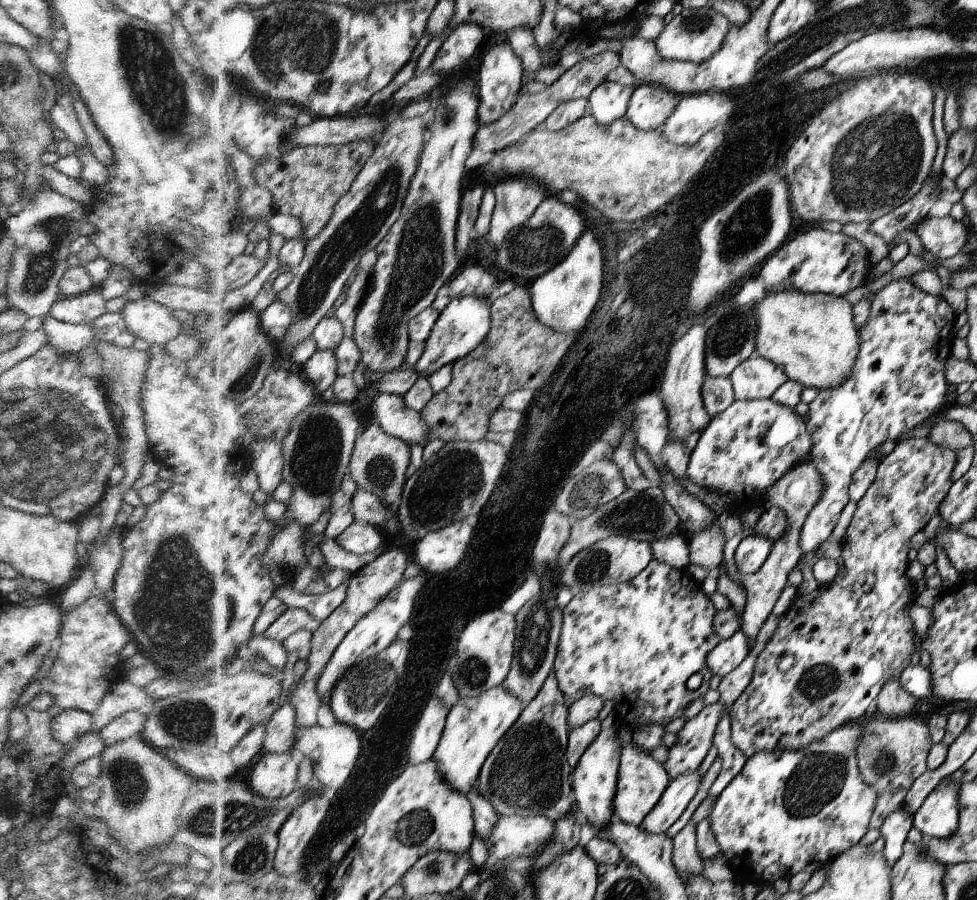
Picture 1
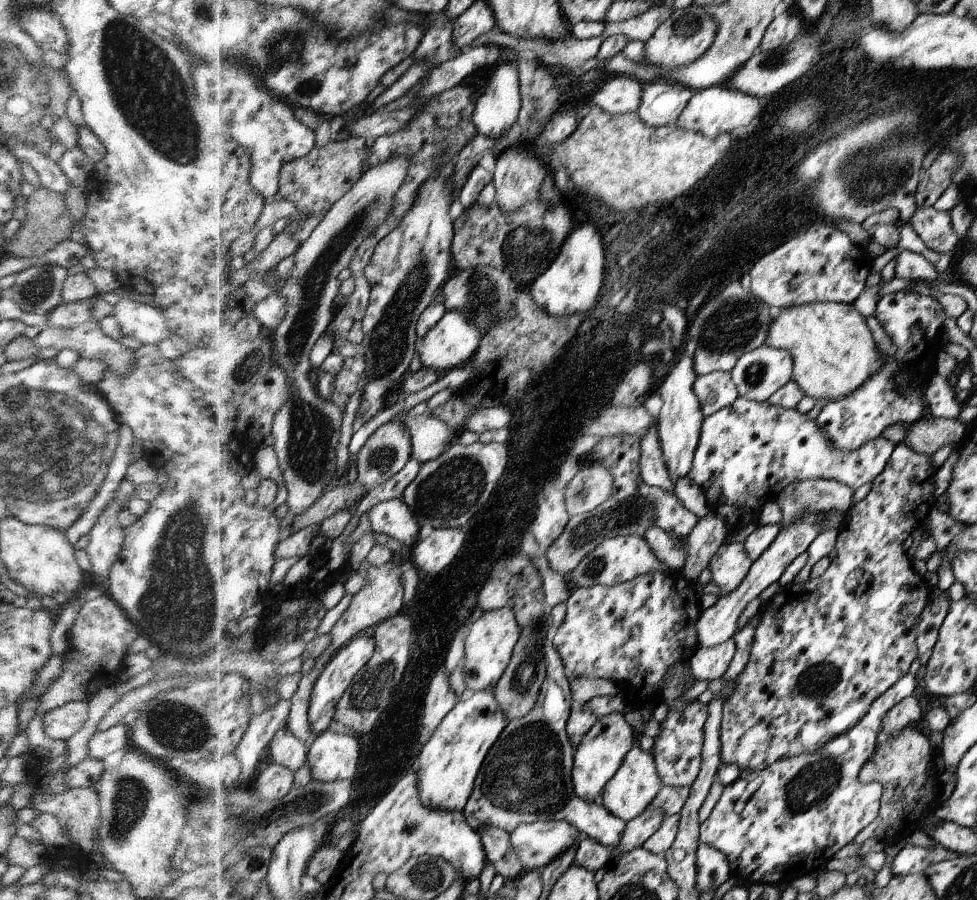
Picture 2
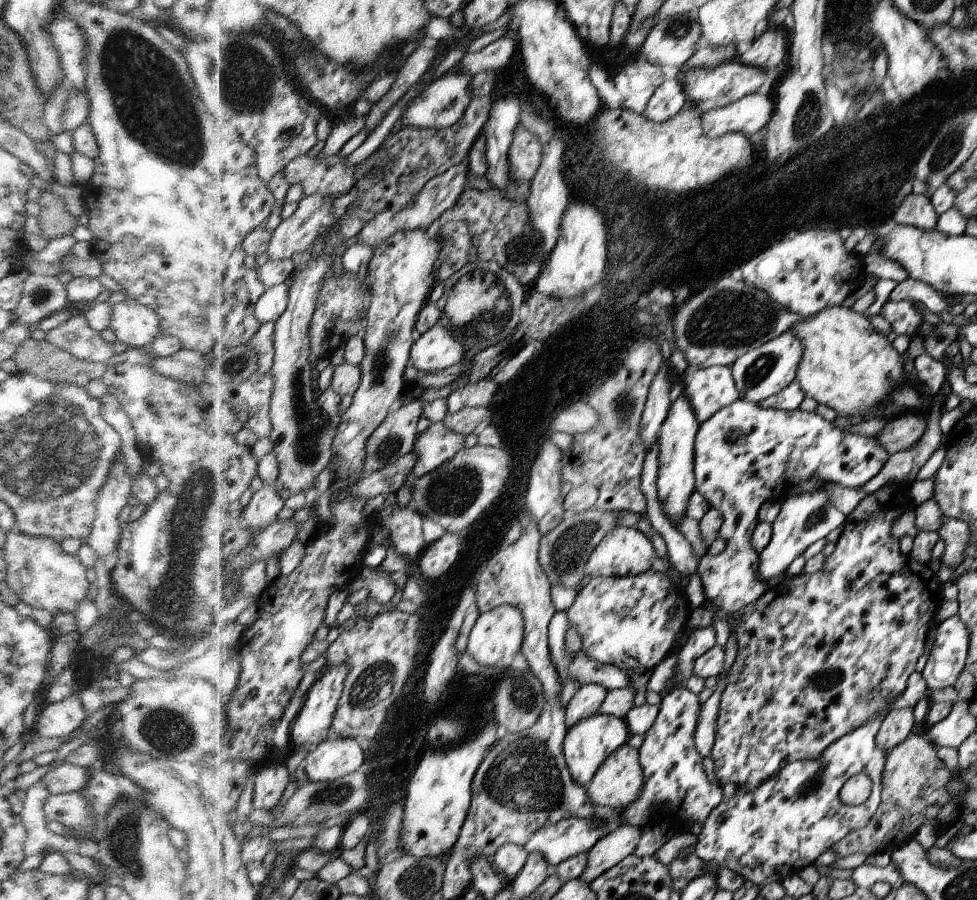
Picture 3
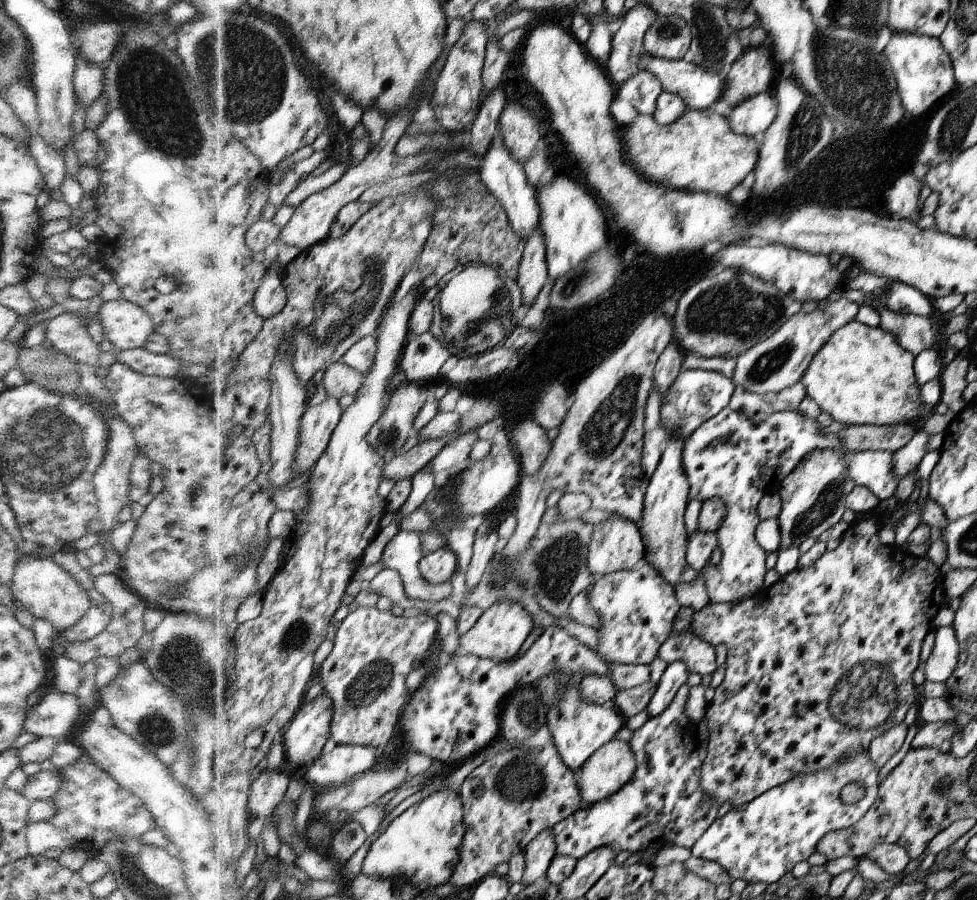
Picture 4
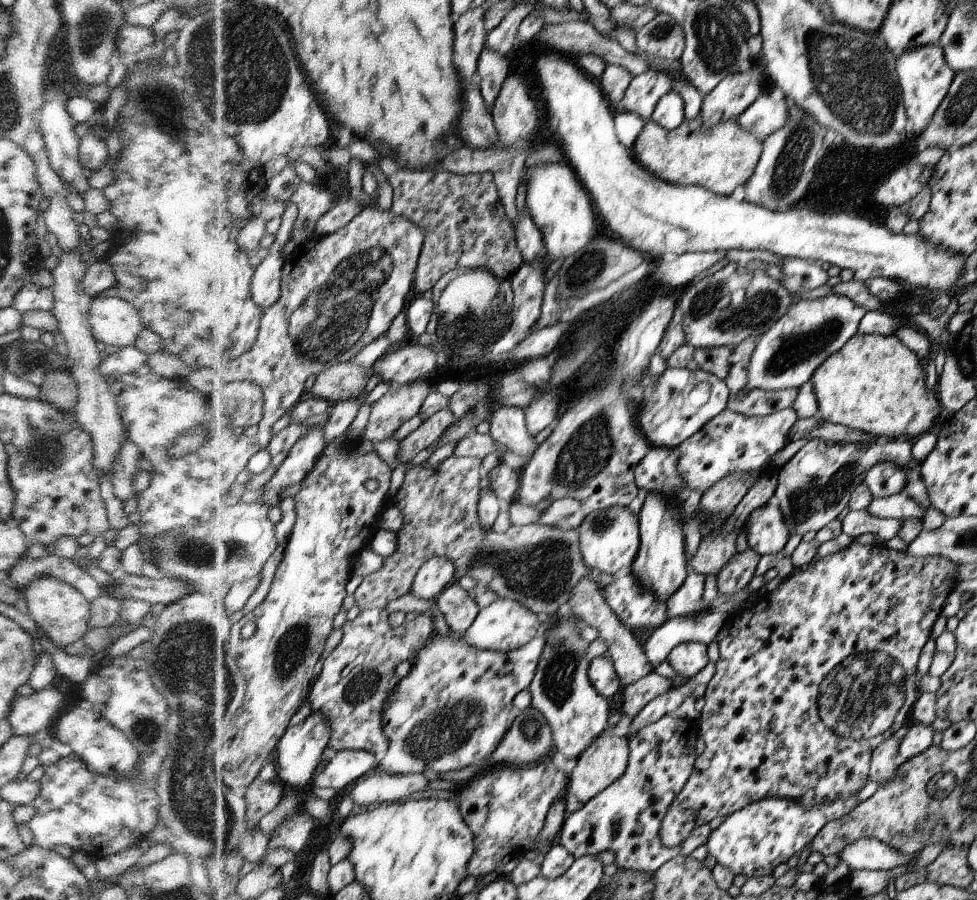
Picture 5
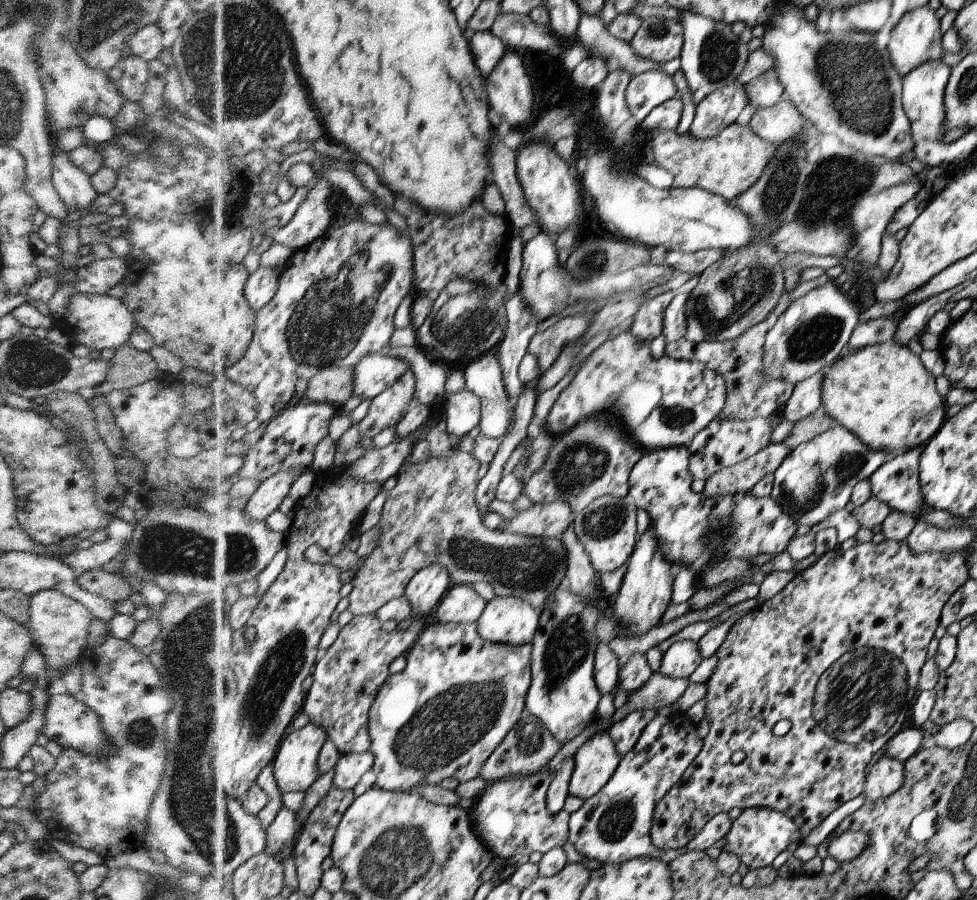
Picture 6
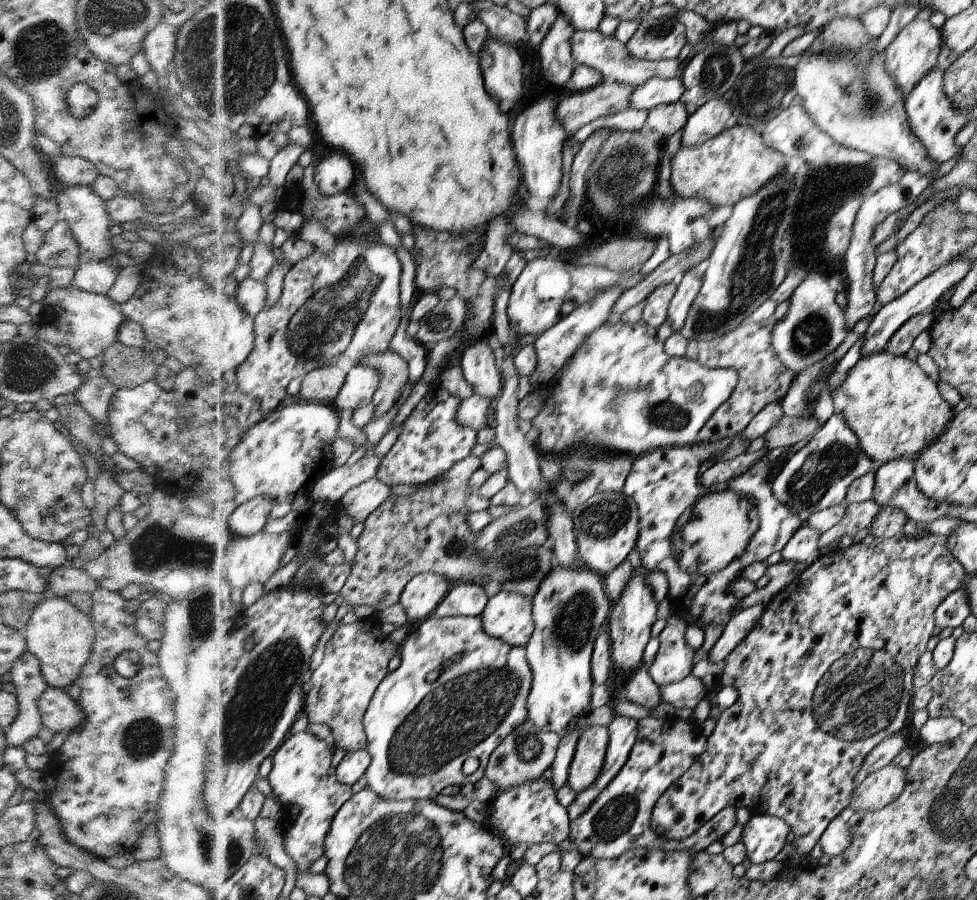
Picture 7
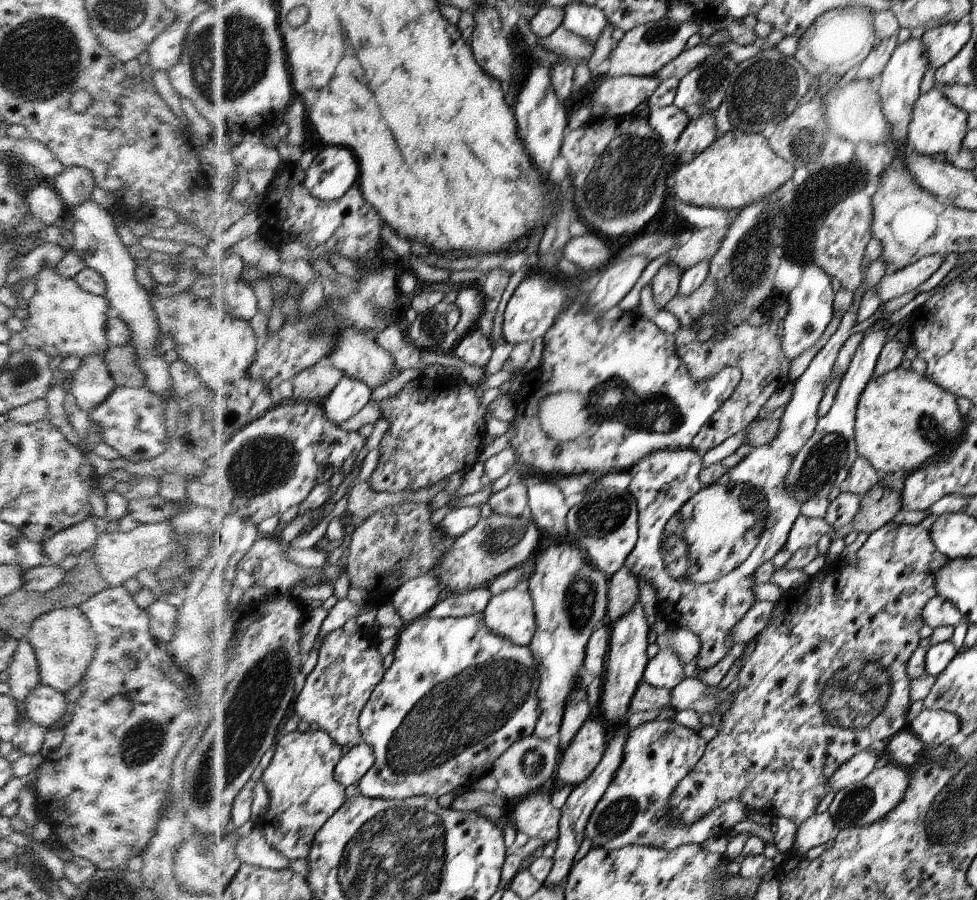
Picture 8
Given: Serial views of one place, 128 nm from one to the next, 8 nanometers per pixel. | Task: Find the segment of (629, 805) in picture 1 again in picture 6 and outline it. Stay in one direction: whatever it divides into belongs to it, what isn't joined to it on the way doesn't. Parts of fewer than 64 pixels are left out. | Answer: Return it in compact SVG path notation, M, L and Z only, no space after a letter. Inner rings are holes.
M608 732L594 733L580 748L574 756L574 768L571 779L569 780L569 794L586 800L592 795L596 795L620 766L621 754L617 752L613 737Z

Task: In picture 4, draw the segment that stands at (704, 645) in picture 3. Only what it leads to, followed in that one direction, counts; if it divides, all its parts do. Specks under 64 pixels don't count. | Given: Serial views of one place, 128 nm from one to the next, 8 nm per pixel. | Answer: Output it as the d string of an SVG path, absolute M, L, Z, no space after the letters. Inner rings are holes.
M675 661L668 664L657 684L657 690L647 706L650 718L661 715L671 705L680 687L688 680L689 674L690 672L683 662Z

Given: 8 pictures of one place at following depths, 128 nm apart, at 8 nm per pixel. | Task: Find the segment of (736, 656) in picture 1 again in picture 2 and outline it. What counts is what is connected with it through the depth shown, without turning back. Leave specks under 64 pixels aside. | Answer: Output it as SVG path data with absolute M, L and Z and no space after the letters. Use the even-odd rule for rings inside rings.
M733 638L713 647L699 647L689 661L691 676L696 681L713 681L724 676L736 652L737 645Z

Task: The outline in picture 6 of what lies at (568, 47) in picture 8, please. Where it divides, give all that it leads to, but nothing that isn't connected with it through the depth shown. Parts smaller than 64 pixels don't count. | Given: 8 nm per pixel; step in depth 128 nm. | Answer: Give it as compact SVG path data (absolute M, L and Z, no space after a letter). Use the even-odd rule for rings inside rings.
M581 13L577 40L587 47L589 56L606 62L611 69L628 71L632 77L648 71L660 71L663 63L639 57L629 43L614 38L603 25L599 15Z

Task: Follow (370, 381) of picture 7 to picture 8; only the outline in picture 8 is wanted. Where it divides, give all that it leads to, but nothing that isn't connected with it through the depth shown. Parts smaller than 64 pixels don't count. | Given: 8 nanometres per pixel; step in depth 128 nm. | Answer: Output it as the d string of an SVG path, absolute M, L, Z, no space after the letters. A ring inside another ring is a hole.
M346 376L323 402L326 416L330 416L330 420L338 425L358 416L372 402L372 393L373 389L364 380Z

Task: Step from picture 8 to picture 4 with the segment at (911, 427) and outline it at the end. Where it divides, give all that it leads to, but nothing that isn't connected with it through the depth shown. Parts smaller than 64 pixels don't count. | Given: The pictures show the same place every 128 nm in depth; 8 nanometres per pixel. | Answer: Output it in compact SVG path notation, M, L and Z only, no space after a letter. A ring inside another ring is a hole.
M854 320L852 323L848 323L845 327L842 327L840 331L834 331L832 339L830 342L826 343L820 351L814 355L812 363L809 364L808 370L804 374L804 378L800 382L805 386L807 395L816 401L816 404L828 412L832 416L833 420L840 422L840 424L846 425L897 425L900 423L910 423L918 422L920 420L919 415L925 412L930 412L934 406L924 403L920 399L920 385L917 383L916 368L914 364L914 354L908 352L905 348L902 348L898 342L894 342L894 336L890 336L888 331L884 332L882 328L870 327L868 325L862 324L858 320Z

